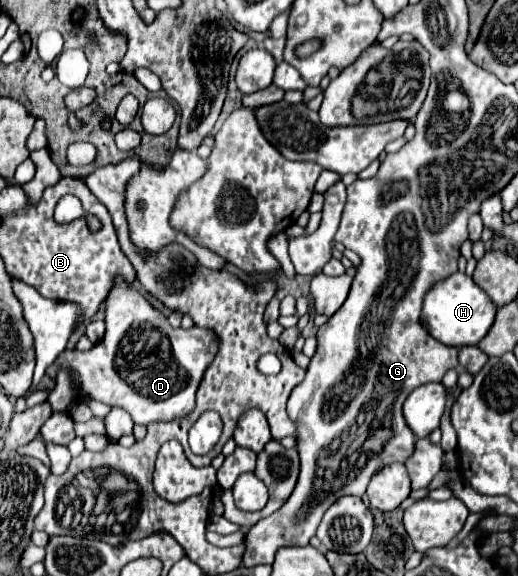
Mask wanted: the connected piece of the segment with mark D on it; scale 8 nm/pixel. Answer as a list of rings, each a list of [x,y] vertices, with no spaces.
[[[121,275],[113,277],[111,291],[105,299],[105,325],[109,325],[109,331],[105,331],[103,339],[91,351],[63,351],[47,373],[55,377],[59,367],[69,367],[77,377],[81,395],[123,407],[141,425],[189,415],[195,407],[195,393],[203,373],[219,349],[215,331],[197,325],[191,329],[171,327],[167,317]]]

